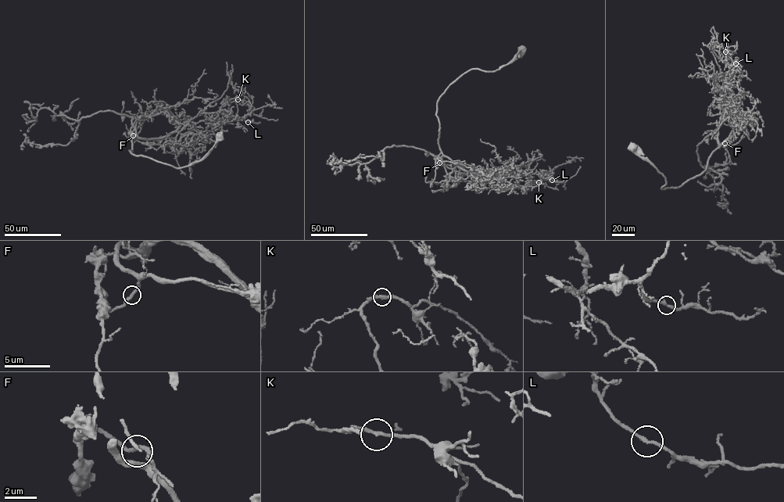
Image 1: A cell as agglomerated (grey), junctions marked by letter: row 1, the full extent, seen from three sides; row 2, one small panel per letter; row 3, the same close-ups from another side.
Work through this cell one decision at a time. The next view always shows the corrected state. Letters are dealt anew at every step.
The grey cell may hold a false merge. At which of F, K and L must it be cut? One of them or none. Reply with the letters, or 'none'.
none

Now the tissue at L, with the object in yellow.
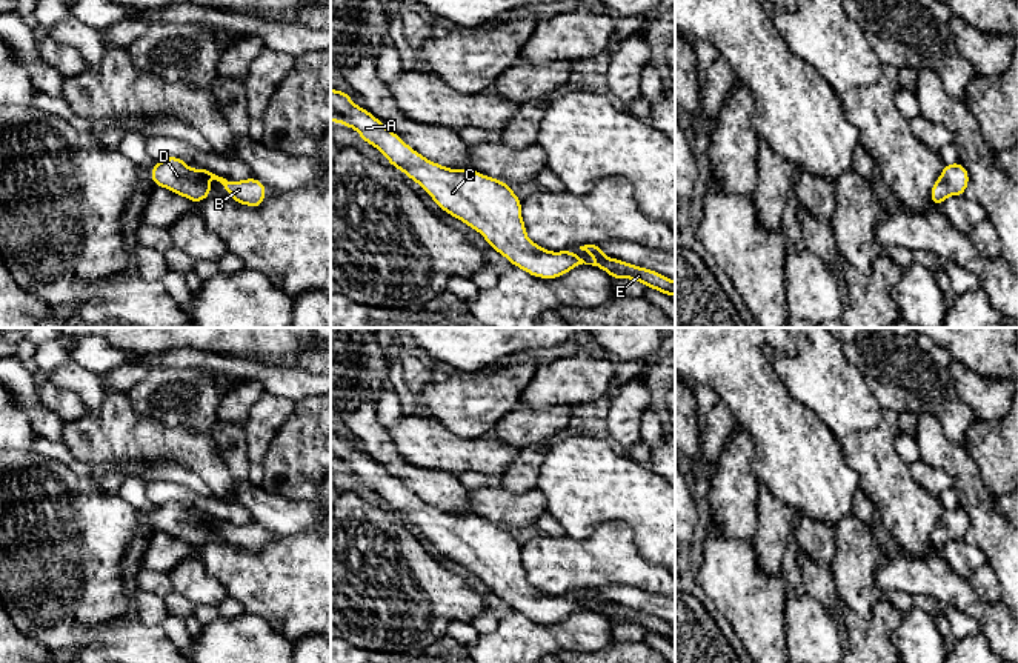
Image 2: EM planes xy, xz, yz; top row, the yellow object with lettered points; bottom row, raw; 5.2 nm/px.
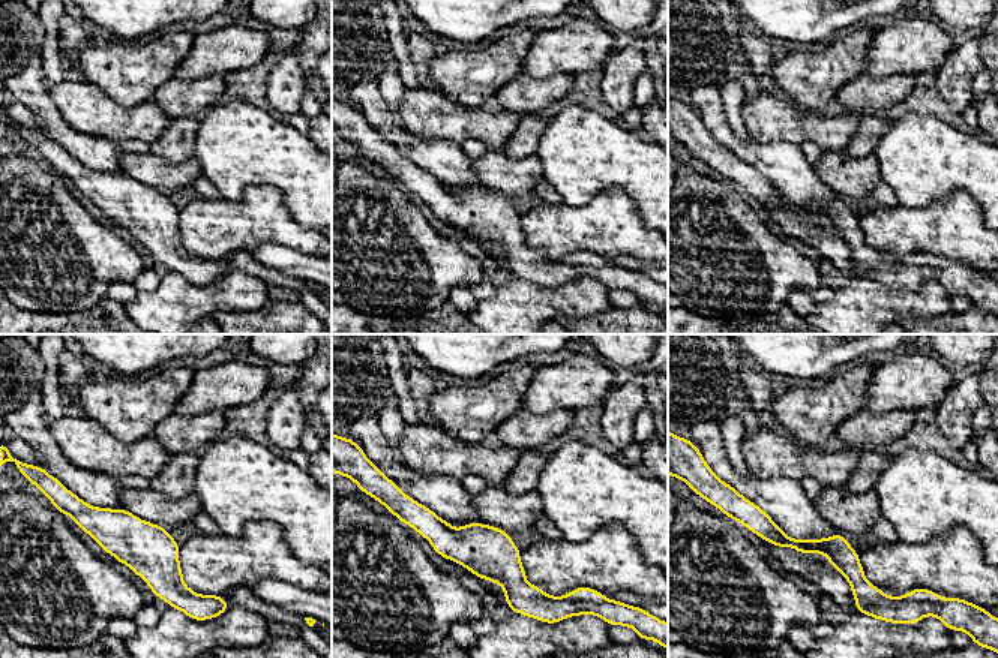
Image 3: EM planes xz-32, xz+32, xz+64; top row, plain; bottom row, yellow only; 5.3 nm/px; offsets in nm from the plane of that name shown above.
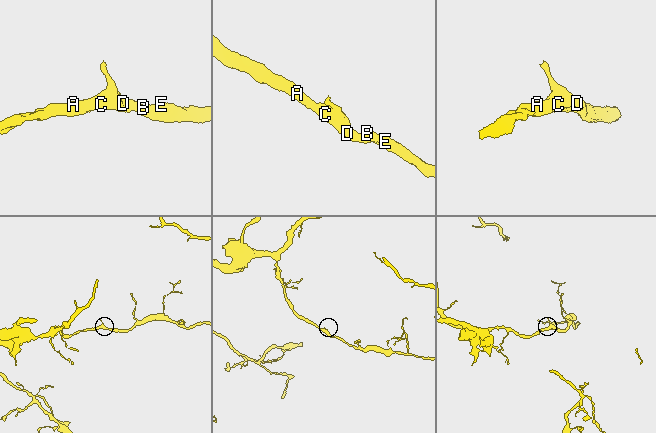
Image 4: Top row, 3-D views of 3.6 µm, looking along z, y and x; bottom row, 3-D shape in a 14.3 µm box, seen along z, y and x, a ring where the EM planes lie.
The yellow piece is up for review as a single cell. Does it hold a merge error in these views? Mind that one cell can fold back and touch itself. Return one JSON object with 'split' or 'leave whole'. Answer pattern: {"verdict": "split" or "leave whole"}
{"verdict": "leave whole"}

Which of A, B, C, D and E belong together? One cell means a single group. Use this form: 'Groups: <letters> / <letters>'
Groups: A B C D E

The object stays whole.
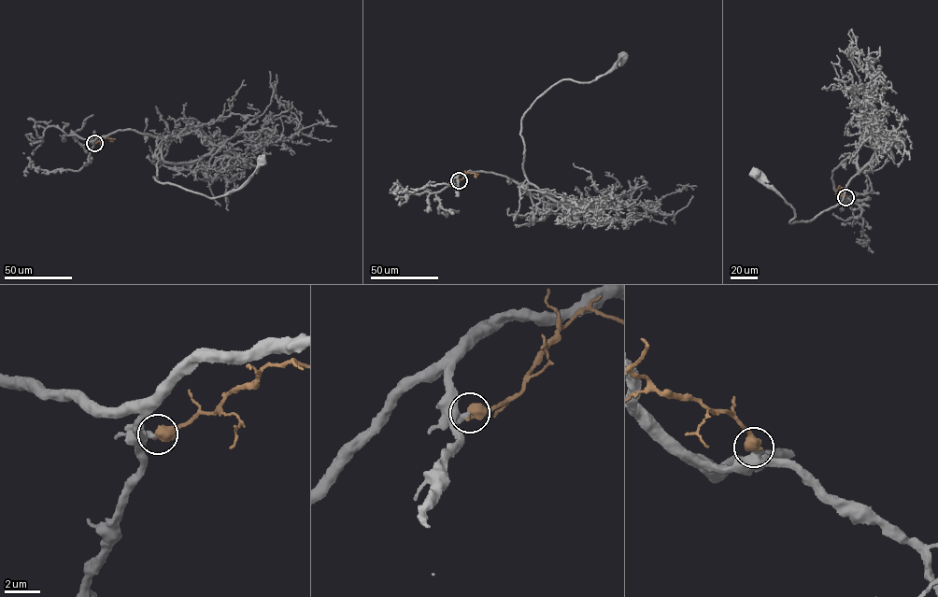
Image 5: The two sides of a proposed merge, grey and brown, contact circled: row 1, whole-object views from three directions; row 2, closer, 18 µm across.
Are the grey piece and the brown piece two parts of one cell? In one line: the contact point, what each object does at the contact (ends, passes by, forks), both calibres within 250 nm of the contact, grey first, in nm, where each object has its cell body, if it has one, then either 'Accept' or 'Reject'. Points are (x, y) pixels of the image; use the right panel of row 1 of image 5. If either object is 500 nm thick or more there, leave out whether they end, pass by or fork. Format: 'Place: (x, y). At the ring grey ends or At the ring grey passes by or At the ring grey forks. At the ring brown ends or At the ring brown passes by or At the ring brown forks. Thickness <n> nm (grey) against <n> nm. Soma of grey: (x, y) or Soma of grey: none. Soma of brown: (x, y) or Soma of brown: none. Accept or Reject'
Place: (845, 197). Thickness 380 nm (grey) against 600 nm. Soma of grey: (756, 174). Soma of brown: none. Reject

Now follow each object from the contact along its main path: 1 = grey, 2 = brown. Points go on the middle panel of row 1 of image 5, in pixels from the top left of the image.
1: (459, 180), (461, 173), (480, 171), (525, 185), (522, 117), (554, 84), (569, 79), (590, 82), (622, 58)
2: (459, 180), (468, 172), (474, 173), (474, 176)

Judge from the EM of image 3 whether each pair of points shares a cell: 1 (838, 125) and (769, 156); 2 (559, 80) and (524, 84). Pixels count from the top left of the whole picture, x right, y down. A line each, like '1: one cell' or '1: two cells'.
1: two cells
2: one cell

